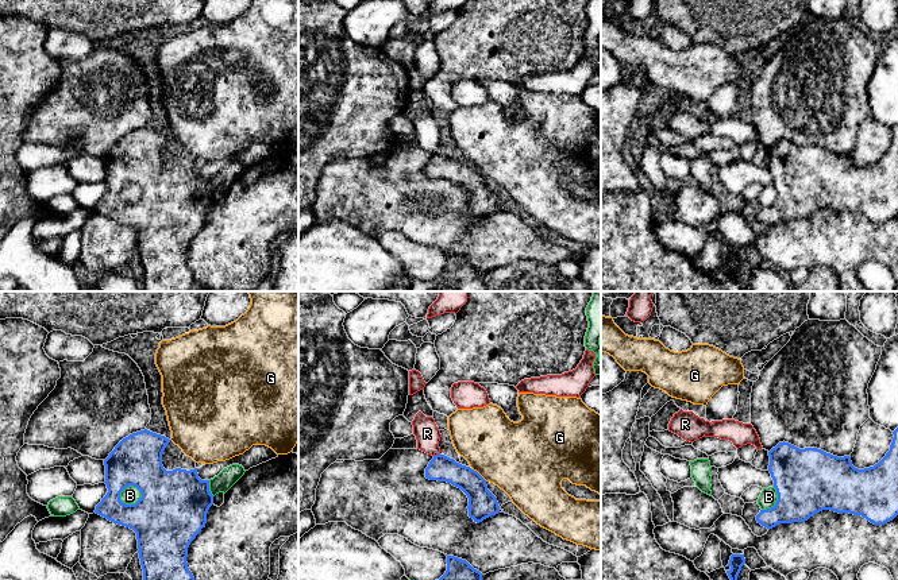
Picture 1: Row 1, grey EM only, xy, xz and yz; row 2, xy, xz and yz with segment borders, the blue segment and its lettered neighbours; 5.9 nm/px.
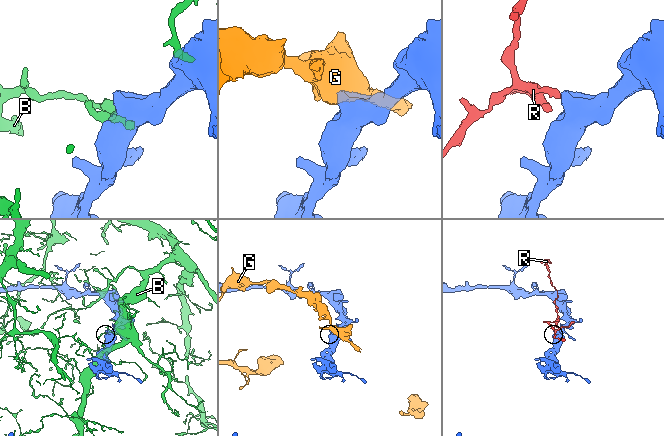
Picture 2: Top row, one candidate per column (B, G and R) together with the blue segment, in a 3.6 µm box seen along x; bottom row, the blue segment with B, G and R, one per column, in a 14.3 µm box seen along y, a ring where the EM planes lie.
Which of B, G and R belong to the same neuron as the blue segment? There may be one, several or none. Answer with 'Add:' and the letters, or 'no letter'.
Add: no letter

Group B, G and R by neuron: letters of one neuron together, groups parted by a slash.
B / G / R

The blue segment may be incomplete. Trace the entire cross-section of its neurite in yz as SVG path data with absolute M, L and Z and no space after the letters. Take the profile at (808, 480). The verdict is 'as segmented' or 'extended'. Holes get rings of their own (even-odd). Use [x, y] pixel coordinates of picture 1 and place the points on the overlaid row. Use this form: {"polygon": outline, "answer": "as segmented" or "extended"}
{"polygon": "M898 428L890 451L874 467L857 469L851 457L837 457L817 448L799 449L779 442L768 452L768 471L778 500L774 507L760 510L758 523L768 530L779 523L805 522L816 513L830 510L839 514L862 515L874 525L884 525L898 515Z", "answer": "as segmented"}

